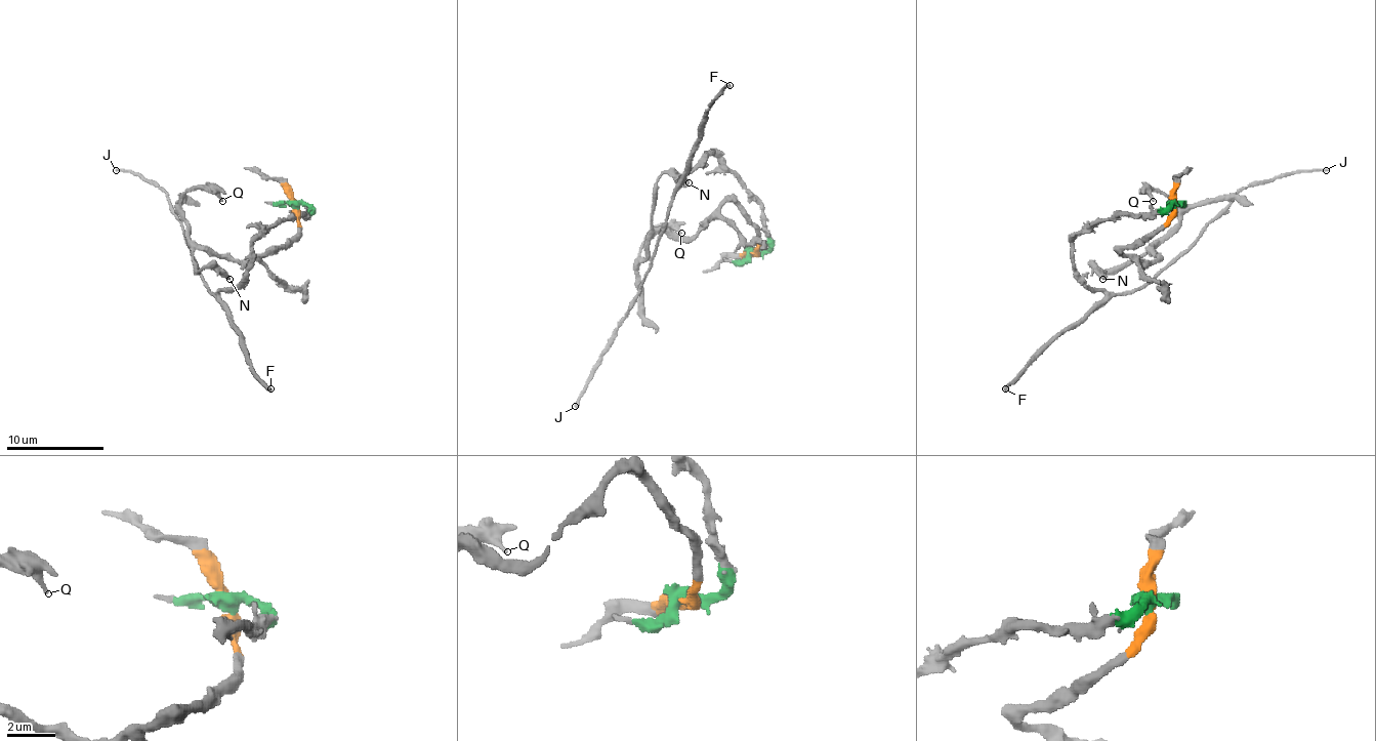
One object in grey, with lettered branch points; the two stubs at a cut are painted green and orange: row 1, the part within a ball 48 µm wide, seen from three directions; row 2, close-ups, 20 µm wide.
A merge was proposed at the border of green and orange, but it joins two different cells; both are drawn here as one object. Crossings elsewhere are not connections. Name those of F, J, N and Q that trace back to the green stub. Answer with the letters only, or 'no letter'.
F, J

